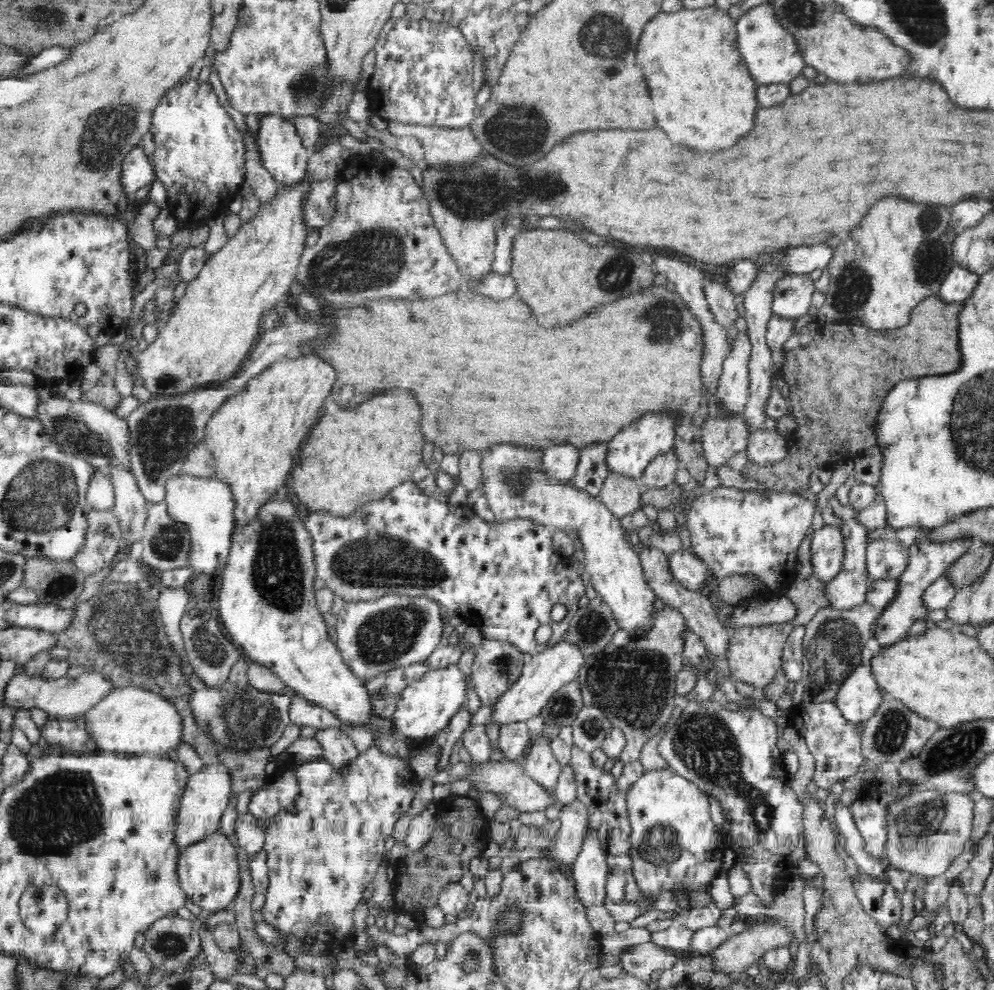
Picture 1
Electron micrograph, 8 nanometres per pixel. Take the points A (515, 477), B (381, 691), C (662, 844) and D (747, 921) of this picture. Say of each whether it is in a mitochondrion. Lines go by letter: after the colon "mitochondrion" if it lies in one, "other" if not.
A: mitochondrion
B: mitochondrion
C: mitochondrion
D: other

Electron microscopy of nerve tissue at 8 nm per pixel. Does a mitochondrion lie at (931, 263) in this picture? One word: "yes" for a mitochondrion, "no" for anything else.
yes

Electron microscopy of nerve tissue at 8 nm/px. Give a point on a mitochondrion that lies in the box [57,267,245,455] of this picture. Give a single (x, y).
(166, 381)

